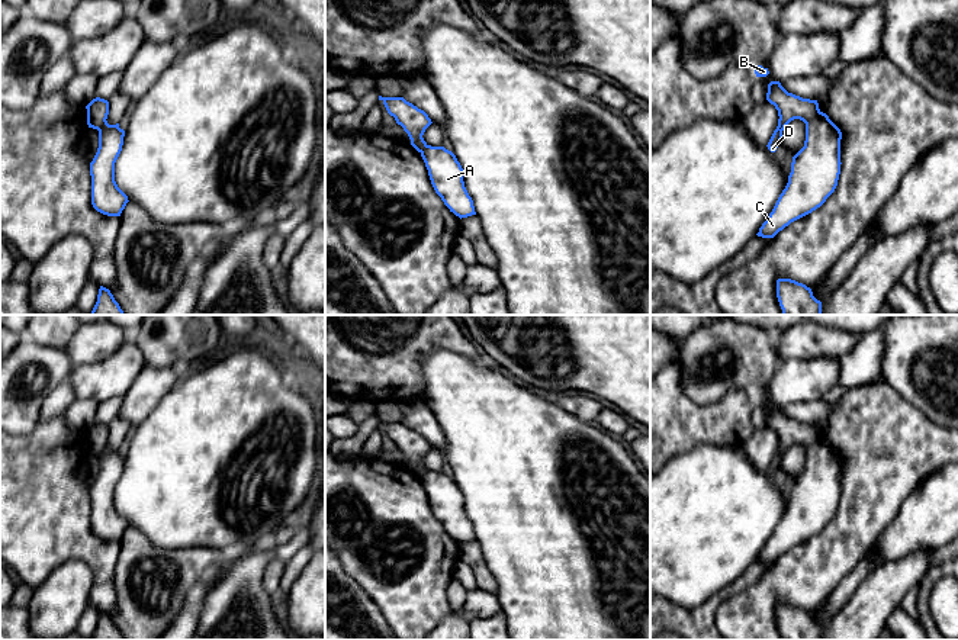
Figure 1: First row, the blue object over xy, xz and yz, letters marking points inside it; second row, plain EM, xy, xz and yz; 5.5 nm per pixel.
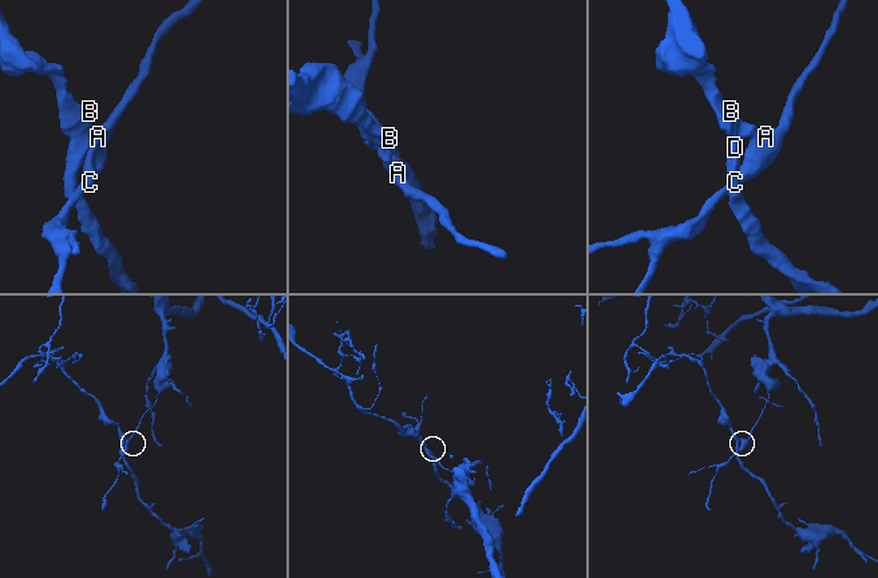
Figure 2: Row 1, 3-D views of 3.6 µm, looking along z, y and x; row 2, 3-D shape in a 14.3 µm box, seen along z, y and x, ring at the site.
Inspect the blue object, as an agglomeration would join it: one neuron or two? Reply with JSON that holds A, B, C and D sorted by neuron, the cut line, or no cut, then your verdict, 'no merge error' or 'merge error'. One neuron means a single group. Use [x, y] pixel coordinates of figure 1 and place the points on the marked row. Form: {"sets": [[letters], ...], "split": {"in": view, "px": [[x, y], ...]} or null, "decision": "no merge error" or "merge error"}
{"sets": [["A", "C"], ["B", "D"]], "split": {"in": "yz", "px": [[819, 111], [806, 125]]}, "decision": "merge error"}

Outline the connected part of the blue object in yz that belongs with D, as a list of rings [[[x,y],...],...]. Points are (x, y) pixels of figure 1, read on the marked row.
[[[771,81],[768,84],[766,100],[775,106],[779,116],[778,126],[766,145],[771,152],[777,151],[782,139],[782,131],[791,120],[800,119],[807,125],[820,112],[817,100],[803,99],[788,93],[779,81]]]

